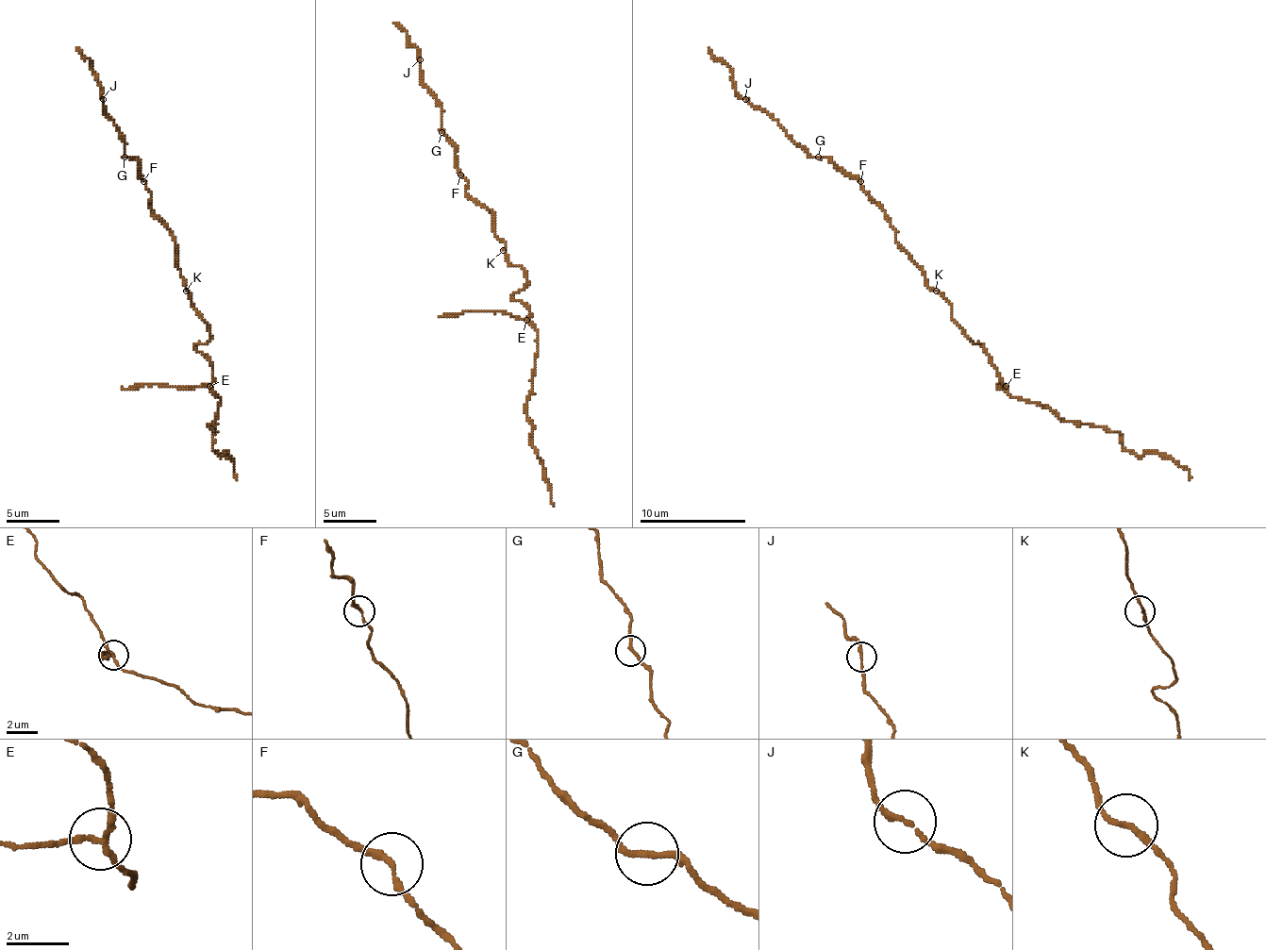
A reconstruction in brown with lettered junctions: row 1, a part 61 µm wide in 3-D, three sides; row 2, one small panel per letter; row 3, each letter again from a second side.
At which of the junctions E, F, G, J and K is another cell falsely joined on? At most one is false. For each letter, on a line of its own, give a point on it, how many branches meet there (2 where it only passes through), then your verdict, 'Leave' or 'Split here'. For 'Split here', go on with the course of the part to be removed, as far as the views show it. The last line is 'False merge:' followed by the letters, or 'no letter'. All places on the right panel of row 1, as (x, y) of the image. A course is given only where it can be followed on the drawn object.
E: Place: (1006, 386). Branches: 3. Split here
F: Place: (860, 181). Branches: 2. Leave
G: Place: (818, 157). Branches: 2. Leave
J: Place: (745, 99). Branches: 2. Leave
K: Place: (936, 291). Branches: 2. Leave
False merge: E

